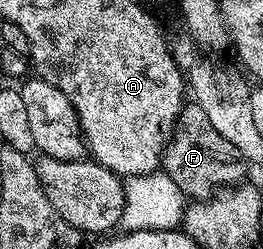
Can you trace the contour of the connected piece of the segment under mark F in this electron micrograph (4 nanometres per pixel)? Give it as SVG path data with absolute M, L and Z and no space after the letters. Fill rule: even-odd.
M191 102L179 114L177 127L163 150L161 168L169 178L173 178L173 182L177 182L184 196L197 201L208 199L222 189L238 185L244 179L245 161L239 156L237 149L213 128L201 106Z

